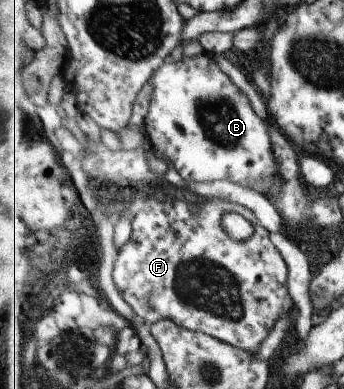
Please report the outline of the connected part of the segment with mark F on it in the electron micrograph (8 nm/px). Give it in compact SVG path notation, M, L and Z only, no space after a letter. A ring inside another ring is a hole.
M158 195L141 204L132 221L129 240L118 251L113 269L114 281L124 300L149 325L163 320L174 321L184 329L206 333L228 345L255 353L278 318L288 314L294 306L287 283L287 261L272 241L268 229L251 209L234 202L208 200L207 203L192 203L182 199L163 199ZM230 212L238 212L254 224L256 233L248 241L232 239L224 231L222 218Z

